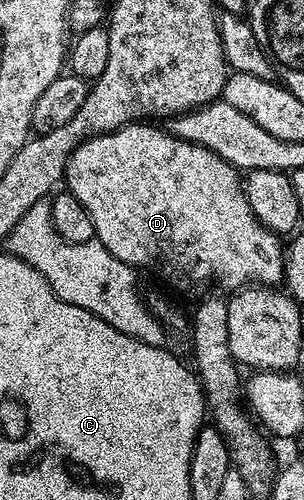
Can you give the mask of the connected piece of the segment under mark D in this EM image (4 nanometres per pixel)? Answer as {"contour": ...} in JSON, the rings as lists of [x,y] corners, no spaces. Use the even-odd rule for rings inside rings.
{"contour":[[[134,123],[110,133],[101,133],[97,137],[88,137],[86,141],[82,141],[75,147],[75,151],[67,163],[63,178],[64,184],[67,186],[68,192],[73,193],[75,199],[79,199],[79,203],[83,203],[83,207],[87,207],[87,215],[91,215],[91,223],[95,223],[96,240],[101,241],[103,247],[107,247],[107,251],[111,251],[111,255],[115,255],[115,259],[127,263],[133,270],[146,269],[147,272],[162,277],[167,284],[174,285],[177,289],[189,289],[192,285],[205,285],[212,277],[222,285],[222,287],[220,286],[222,290],[229,289],[228,291],[236,291],[254,283],[270,287],[280,286],[285,275],[285,249],[282,238],[258,223],[257,216],[251,211],[251,203],[245,194],[242,174],[234,169],[231,163],[227,163],[219,155],[215,155],[215,151],[179,139],[164,128],[156,129],[153,125],[156,124]]]}

